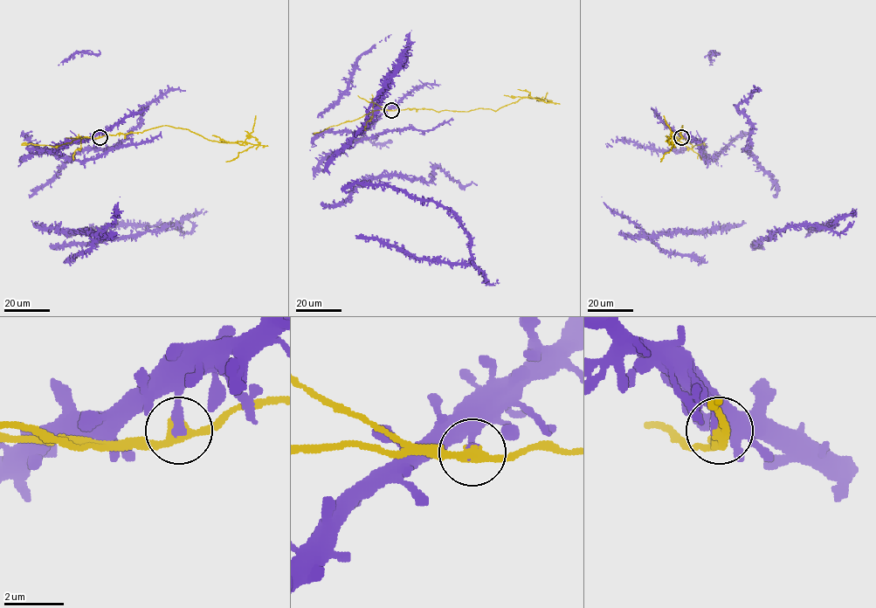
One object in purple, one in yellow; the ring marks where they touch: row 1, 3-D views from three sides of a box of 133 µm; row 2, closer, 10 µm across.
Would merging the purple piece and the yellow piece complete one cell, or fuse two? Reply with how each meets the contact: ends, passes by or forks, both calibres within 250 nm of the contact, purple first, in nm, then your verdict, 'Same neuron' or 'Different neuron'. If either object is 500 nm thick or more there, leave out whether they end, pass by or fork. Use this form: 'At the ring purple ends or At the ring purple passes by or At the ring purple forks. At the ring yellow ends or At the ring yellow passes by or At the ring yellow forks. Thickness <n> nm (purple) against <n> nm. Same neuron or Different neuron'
At the ring purple ends. At the ring yellow passes by. Thickness 320 nm (purple) against 360 nm. Different neuron

